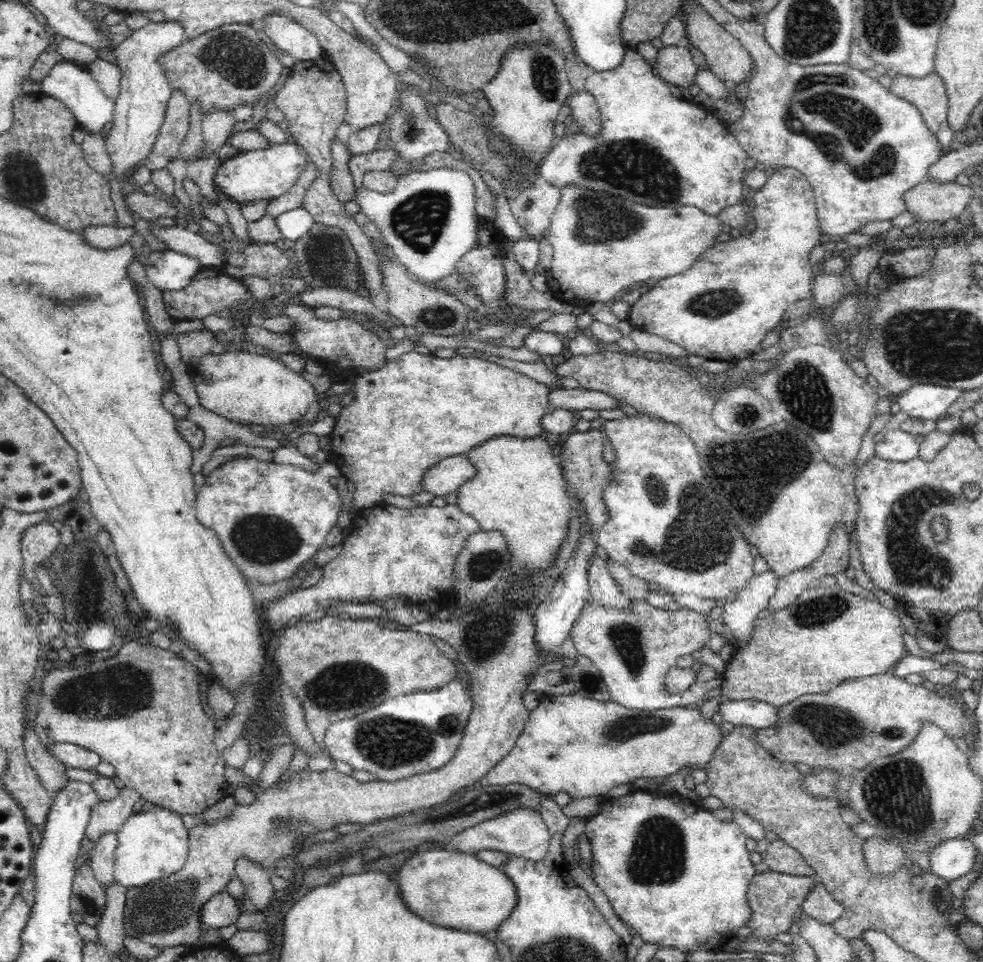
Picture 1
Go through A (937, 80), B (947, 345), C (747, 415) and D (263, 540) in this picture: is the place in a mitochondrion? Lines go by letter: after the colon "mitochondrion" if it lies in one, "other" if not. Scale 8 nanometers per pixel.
A: other
B: mitochondrion
C: mitochondrion
D: mitochondrion

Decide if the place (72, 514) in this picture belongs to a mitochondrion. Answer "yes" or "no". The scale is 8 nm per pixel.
no

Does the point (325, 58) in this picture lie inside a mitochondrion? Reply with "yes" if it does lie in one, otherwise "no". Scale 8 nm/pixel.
no

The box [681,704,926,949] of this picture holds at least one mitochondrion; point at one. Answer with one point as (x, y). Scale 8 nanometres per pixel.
(889, 732)

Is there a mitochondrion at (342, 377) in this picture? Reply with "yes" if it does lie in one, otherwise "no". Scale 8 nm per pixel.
no

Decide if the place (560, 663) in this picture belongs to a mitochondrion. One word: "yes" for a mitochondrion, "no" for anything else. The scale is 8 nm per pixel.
no

